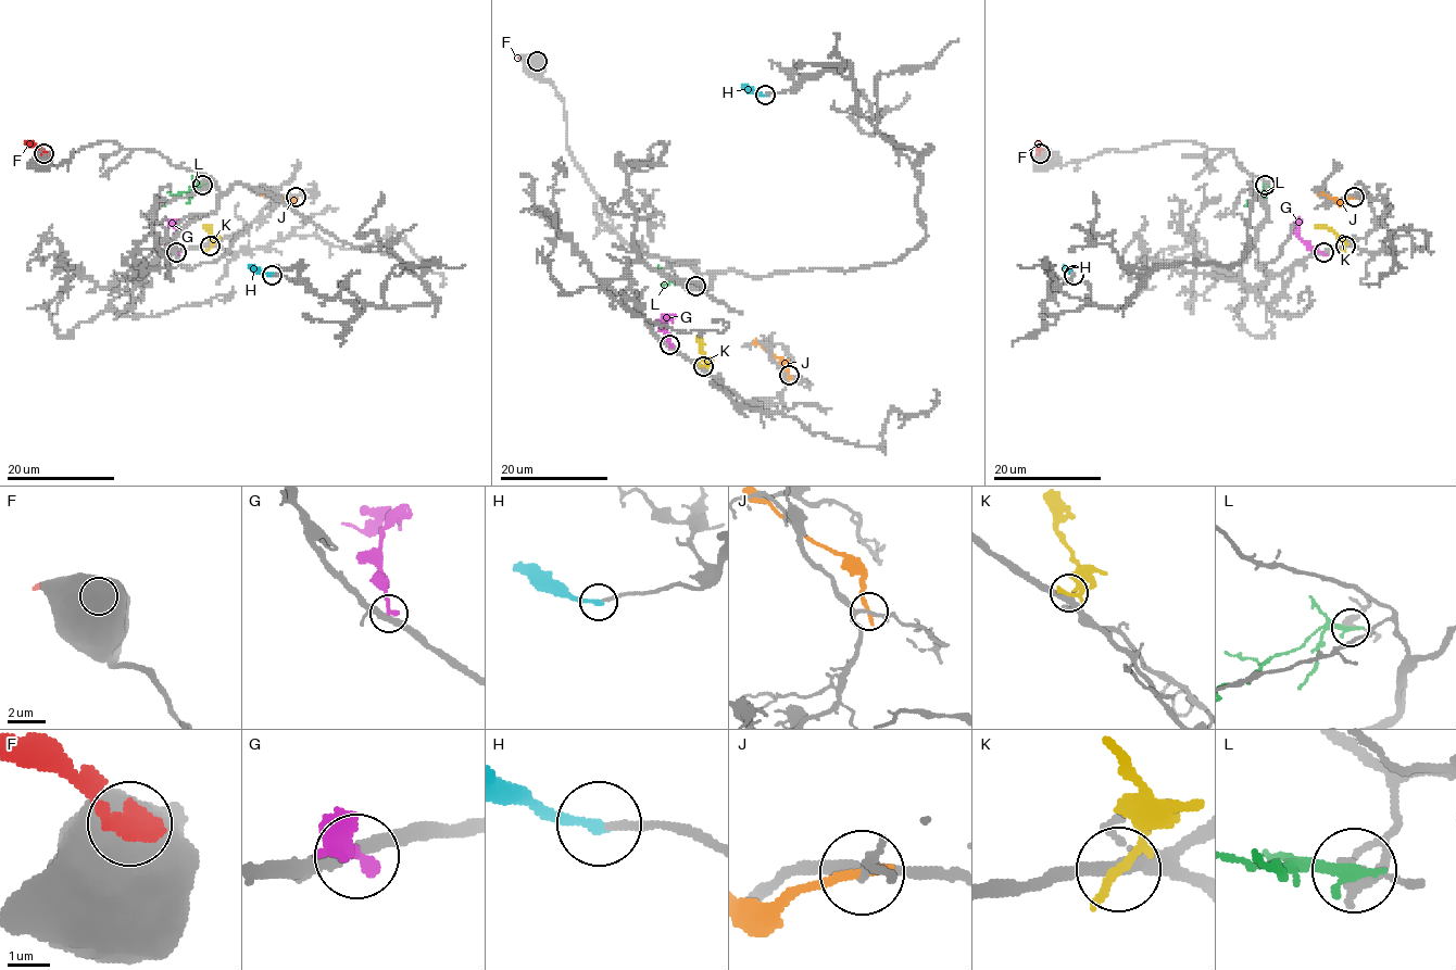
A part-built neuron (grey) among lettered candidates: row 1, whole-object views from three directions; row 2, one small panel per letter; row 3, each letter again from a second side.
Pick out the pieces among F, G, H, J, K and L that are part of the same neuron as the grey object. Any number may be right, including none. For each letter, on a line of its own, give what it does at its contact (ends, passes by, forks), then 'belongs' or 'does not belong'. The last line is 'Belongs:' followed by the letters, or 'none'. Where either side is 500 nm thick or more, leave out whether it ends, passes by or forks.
F: does not belong
G: it ends; does not belong
H: it ends; belongs
J: it ends; does not belong
K: it ends; does not belong
L: it ends; does not belong
Belongs: H

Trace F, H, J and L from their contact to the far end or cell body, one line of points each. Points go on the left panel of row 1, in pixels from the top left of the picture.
F: (42, 154), (24, 141)
H: (273, 275), (248, 267)
J: (296, 197), (289, 201), (260, 191)
L: (202, 185), (196, 185), (167, 201), (164, 206)

